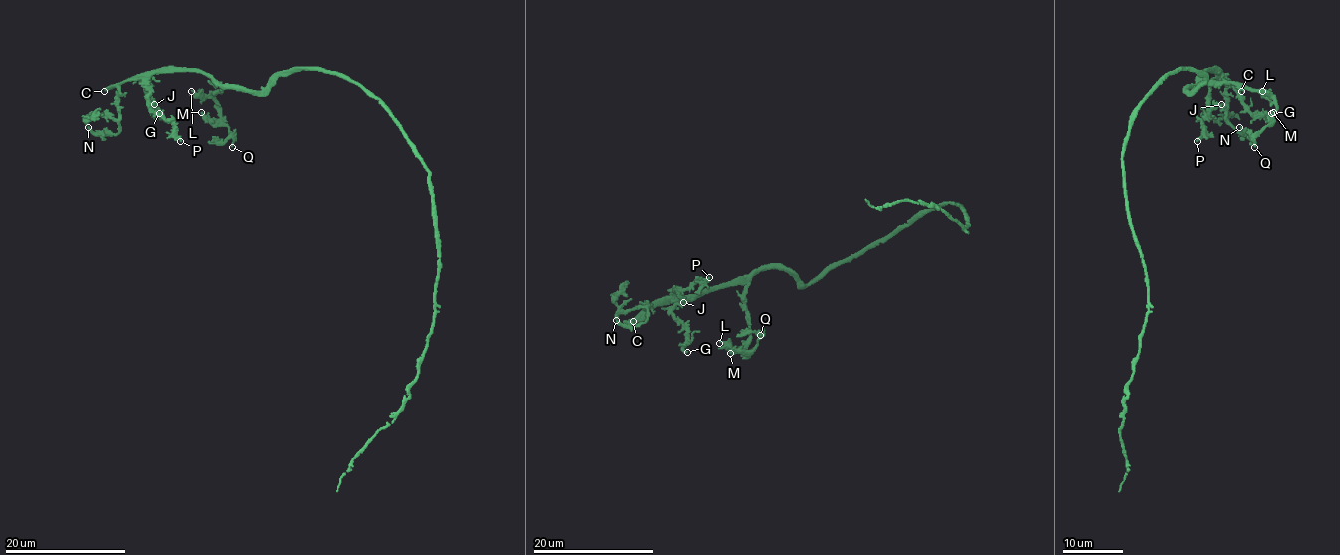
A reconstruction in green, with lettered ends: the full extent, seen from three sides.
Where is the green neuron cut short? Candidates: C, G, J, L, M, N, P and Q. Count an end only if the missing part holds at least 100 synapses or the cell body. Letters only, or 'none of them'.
C

